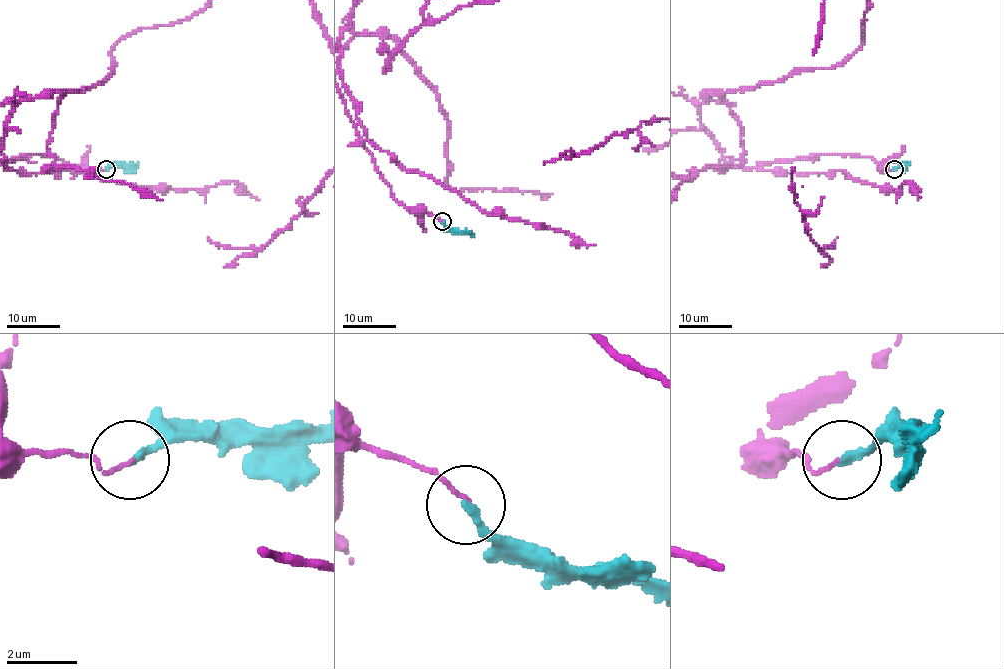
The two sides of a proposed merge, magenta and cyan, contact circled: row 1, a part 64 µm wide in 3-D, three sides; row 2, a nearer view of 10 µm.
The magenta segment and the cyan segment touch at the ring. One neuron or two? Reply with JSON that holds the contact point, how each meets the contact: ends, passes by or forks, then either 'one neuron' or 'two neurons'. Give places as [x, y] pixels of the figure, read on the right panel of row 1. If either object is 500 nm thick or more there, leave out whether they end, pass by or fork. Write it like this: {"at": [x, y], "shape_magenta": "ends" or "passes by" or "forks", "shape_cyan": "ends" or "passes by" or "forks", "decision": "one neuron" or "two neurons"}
{"at": [894, 169], "shape_magenta": "ends", "shape_cyan": "ends", "decision": "two neurons"}

